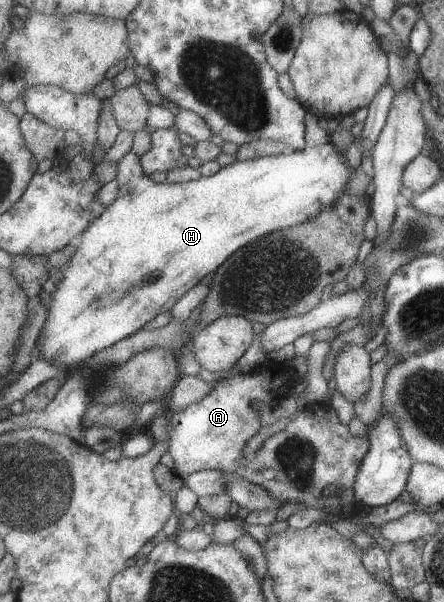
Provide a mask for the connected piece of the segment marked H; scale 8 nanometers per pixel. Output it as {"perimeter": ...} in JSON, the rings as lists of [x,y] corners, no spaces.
{"perimeter":[[[332,141],[302,150],[237,161],[221,167],[214,175],[201,175],[200,179],[186,183],[156,183],[140,165],[140,156],[133,152],[120,163],[122,195],[82,235],[70,267],[62,270],[64,279],[56,284],[40,347],[41,355],[60,367],[81,367],[100,351],[132,337],[158,313],[174,307],[186,291],[208,273],[215,272],[230,255],[248,243],[274,231],[310,221],[332,207],[346,194],[355,170]]]}

